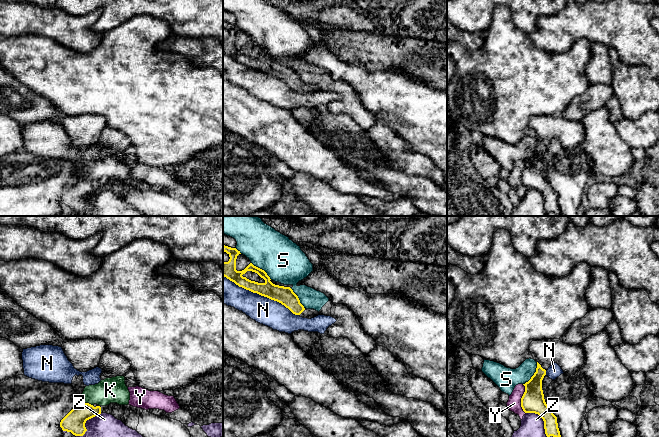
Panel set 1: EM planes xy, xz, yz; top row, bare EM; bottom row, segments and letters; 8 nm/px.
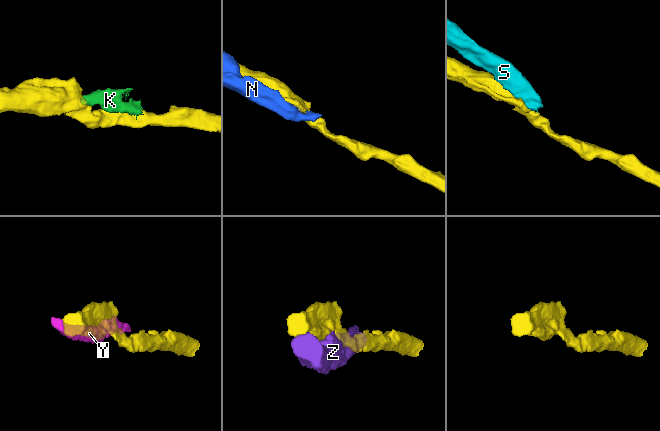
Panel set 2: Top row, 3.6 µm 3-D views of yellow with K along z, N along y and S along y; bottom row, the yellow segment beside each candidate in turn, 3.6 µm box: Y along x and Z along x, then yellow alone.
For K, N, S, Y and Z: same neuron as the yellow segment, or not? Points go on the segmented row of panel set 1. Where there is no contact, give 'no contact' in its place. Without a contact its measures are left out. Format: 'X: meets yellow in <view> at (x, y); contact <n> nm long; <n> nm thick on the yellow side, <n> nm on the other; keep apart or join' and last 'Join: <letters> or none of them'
K: meets yellow in xy at (88, 403); contact 90 nm long; 170 nm thick on the yellow side, 200 nm on the other; keep apart
N: meets yellow in xz at (261, 295); contact 700 nm long; 140 nm thick on the yellow side, 220 nm on the other; keep apart
S: meets yellow in yz at (534, 374); contact 220 nm long; 190 nm thick on the yellow side, 180 nm on the other; keep apart
Y: meets yellow in yz at (521, 399); contact 240 nm long; 190 nm thick on the yellow side, 110 nm on the other; keep apart
Z: meets yellow in yz at (543, 420); contact 260 nm long; 190 nm thick on the yellow side, 190 nm on the other; keep apart
Join: none of them

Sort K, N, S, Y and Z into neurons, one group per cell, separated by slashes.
K N / S / Y / Z

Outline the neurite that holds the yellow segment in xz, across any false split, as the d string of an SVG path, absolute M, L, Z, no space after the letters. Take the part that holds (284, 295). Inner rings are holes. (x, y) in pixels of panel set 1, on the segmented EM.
M223 245L223 251L230 257L228 262L223 262L223 276L234 282L239 287L277 301L288 308L293 314L299 315L300 317L311 319L320 315L319 312L314 309L306 309L300 303L298 296L290 287L273 284L267 273L264 270L254 266L252 263L250 263L244 270L237 271L236 259L241 253L236 248ZM247 271L257 273L265 280L265 282L258 283L243 277L242 275Z

